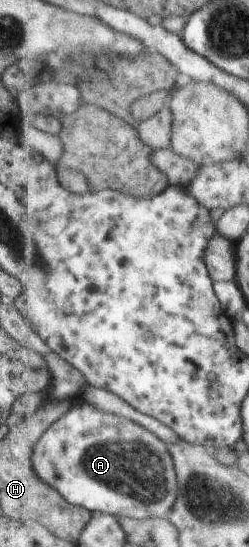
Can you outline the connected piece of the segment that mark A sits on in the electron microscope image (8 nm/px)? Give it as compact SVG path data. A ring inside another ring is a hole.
M80 398L42 435L34 453L34 468L39 477L54 487L69 503L85 506L90 512L106 512L129 519L169 516L178 486L174 461L168 447L150 428L133 420L101 412Z

